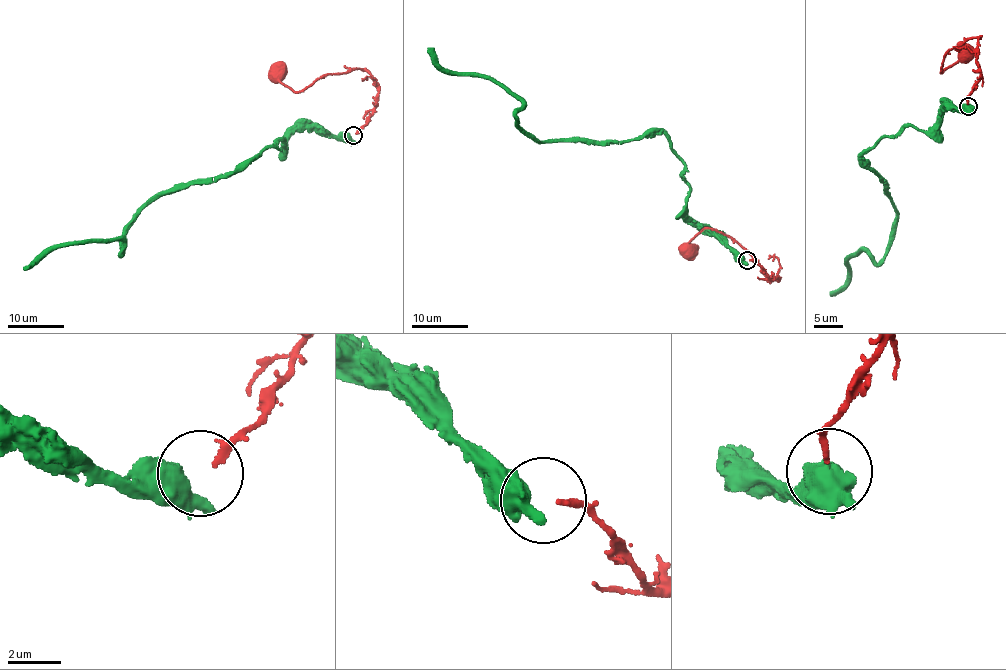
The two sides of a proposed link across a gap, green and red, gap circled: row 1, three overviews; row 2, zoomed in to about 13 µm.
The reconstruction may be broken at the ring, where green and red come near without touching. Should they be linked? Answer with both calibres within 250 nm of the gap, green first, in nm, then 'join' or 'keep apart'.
calibres 500 and 240 nm; keep apart

